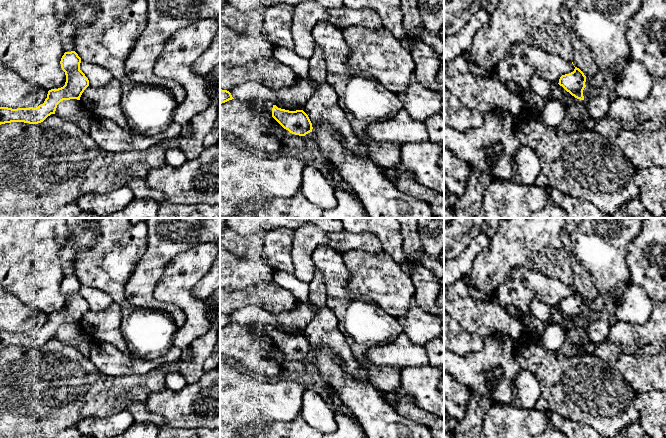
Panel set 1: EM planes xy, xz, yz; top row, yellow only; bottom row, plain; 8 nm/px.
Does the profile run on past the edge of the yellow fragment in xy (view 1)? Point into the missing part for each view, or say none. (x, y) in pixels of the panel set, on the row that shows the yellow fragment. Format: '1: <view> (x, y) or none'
1: none

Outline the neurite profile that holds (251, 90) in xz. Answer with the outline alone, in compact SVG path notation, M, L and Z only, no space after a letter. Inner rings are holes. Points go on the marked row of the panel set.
M249 81L229 91L234 99L275 101L274 93L264 85Z

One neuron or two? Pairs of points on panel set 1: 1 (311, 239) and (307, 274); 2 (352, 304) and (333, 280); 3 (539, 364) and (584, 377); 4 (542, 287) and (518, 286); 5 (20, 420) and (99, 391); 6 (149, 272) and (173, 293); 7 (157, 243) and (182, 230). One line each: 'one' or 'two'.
1: one
2: one
3: one
4: one
5: one
6: two
7: one

